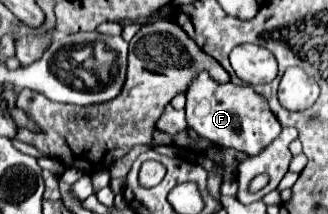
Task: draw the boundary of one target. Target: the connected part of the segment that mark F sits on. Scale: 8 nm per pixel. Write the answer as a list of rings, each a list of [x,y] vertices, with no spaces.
[[[198,72],[198,76],[208,76],[208,84],[204,82],[206,78],[194,78],[192,90],[186,92],[186,122],[192,130],[196,130],[198,136],[250,156],[262,152],[272,140],[280,136],[282,126],[278,118],[272,114],[266,100],[250,86],[236,86],[232,82],[214,84],[208,72]]]

